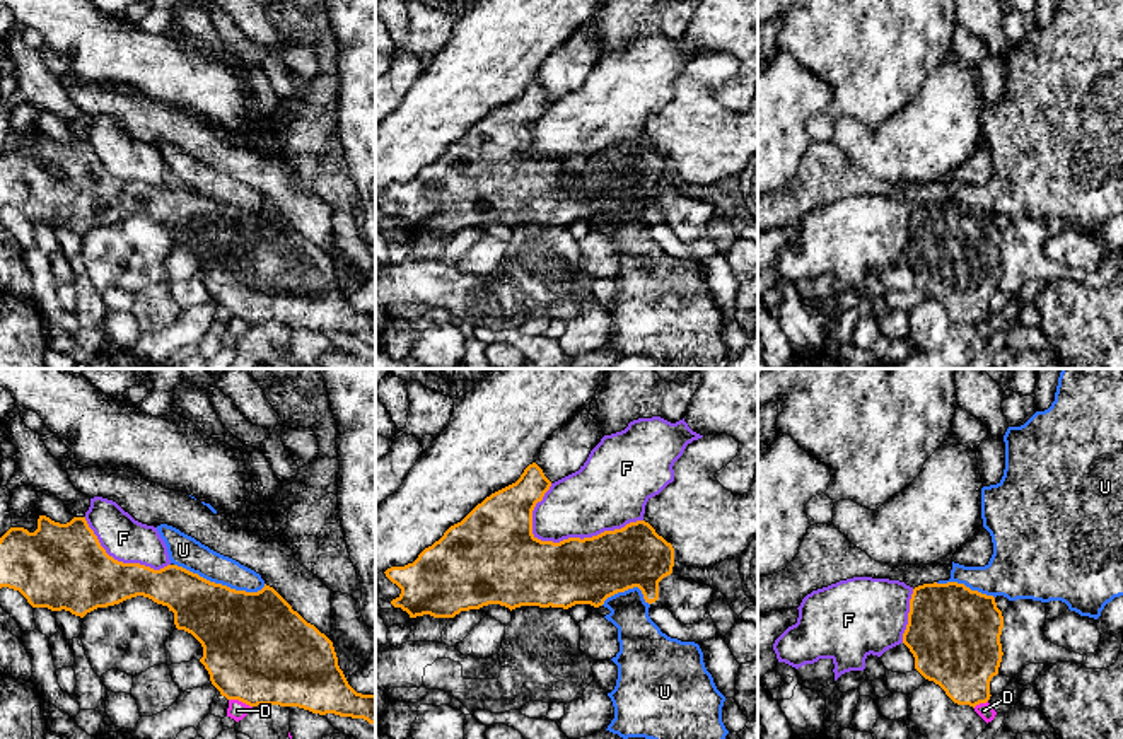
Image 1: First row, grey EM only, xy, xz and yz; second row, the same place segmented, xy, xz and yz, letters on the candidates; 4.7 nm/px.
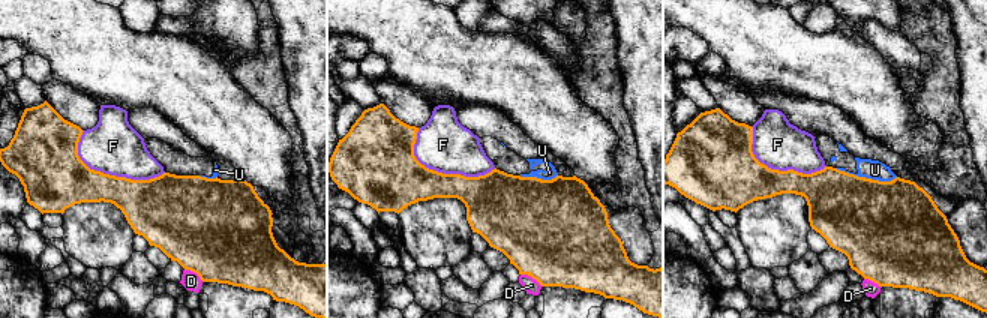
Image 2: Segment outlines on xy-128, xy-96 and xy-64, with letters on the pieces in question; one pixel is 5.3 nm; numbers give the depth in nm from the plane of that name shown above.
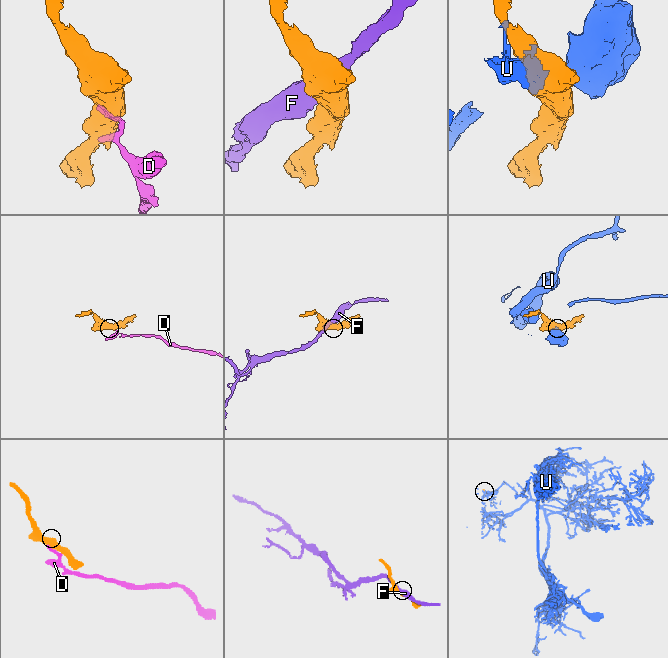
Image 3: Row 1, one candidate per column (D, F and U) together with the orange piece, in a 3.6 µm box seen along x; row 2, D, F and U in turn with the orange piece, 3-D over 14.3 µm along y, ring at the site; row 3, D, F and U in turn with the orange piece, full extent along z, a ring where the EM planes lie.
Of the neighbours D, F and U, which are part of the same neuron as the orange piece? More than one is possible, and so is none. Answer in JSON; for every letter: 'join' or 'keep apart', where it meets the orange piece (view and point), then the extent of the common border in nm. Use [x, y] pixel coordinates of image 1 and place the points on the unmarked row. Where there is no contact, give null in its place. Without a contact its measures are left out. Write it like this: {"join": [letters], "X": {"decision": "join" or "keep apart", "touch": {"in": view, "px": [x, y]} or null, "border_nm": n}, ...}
{"join": [], "D": {"decision": "keep apart", "touch": {"in": "xy", "px": [241, 318]}, "border_nm": 120}, "F": {"decision": "keep apart", "touch": {"in": "xz", "px": [586, 156]}, "border_nm": 550}, "U": {"decision": "keep apart", "touch": {"in": "xy", "px": [221, 202]}, "border_nm": 440}}

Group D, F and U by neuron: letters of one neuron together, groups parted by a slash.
D / F / U

